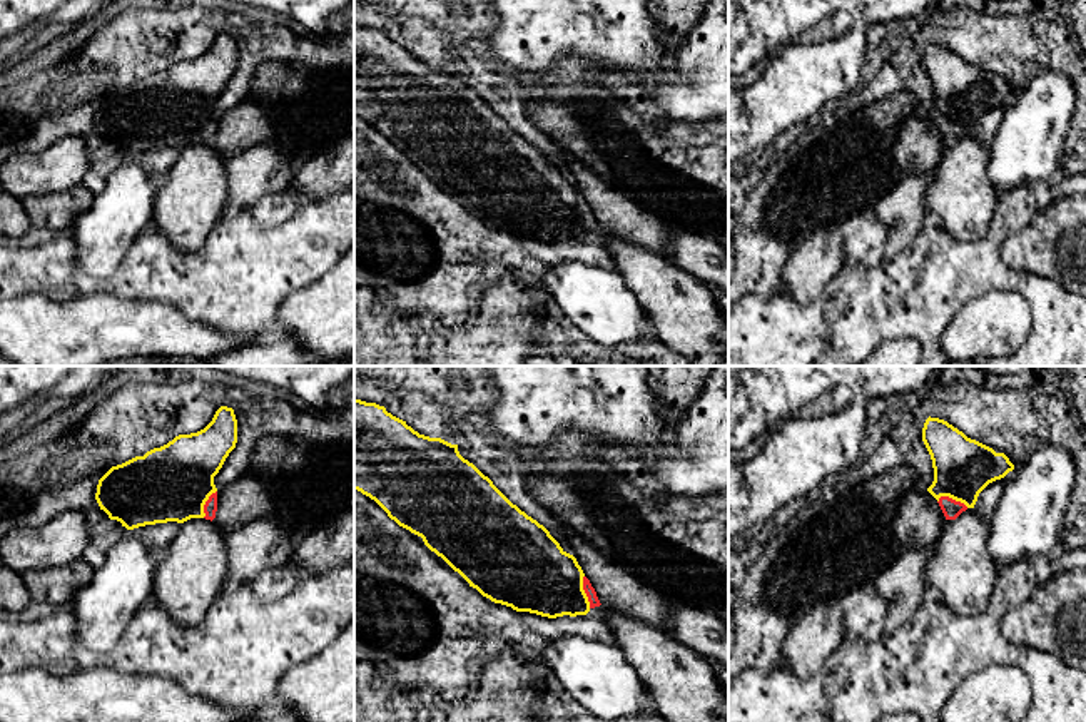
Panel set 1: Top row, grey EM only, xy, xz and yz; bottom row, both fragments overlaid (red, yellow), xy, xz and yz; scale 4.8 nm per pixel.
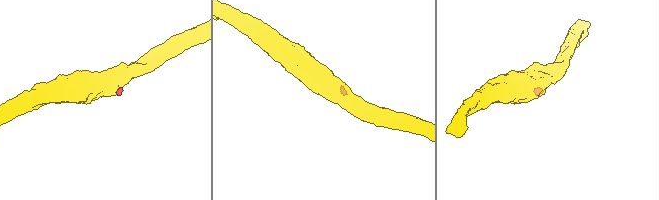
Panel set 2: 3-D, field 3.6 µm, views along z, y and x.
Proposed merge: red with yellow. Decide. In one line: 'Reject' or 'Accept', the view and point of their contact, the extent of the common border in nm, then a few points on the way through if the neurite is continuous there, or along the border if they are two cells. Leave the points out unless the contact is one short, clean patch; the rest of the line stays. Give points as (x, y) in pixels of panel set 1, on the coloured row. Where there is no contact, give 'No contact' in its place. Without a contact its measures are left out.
Accept. Touches red at xz (585, 592). Shared border 160 nm. Path across: xz (590, 592), (585, 592), (567, 592), (537, 575)

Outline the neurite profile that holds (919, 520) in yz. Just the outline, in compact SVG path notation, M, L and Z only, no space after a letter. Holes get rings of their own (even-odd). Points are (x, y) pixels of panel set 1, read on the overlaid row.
M912 488L902 496L891 528L904 552L932 547L946 521L937 500L927 490Z

